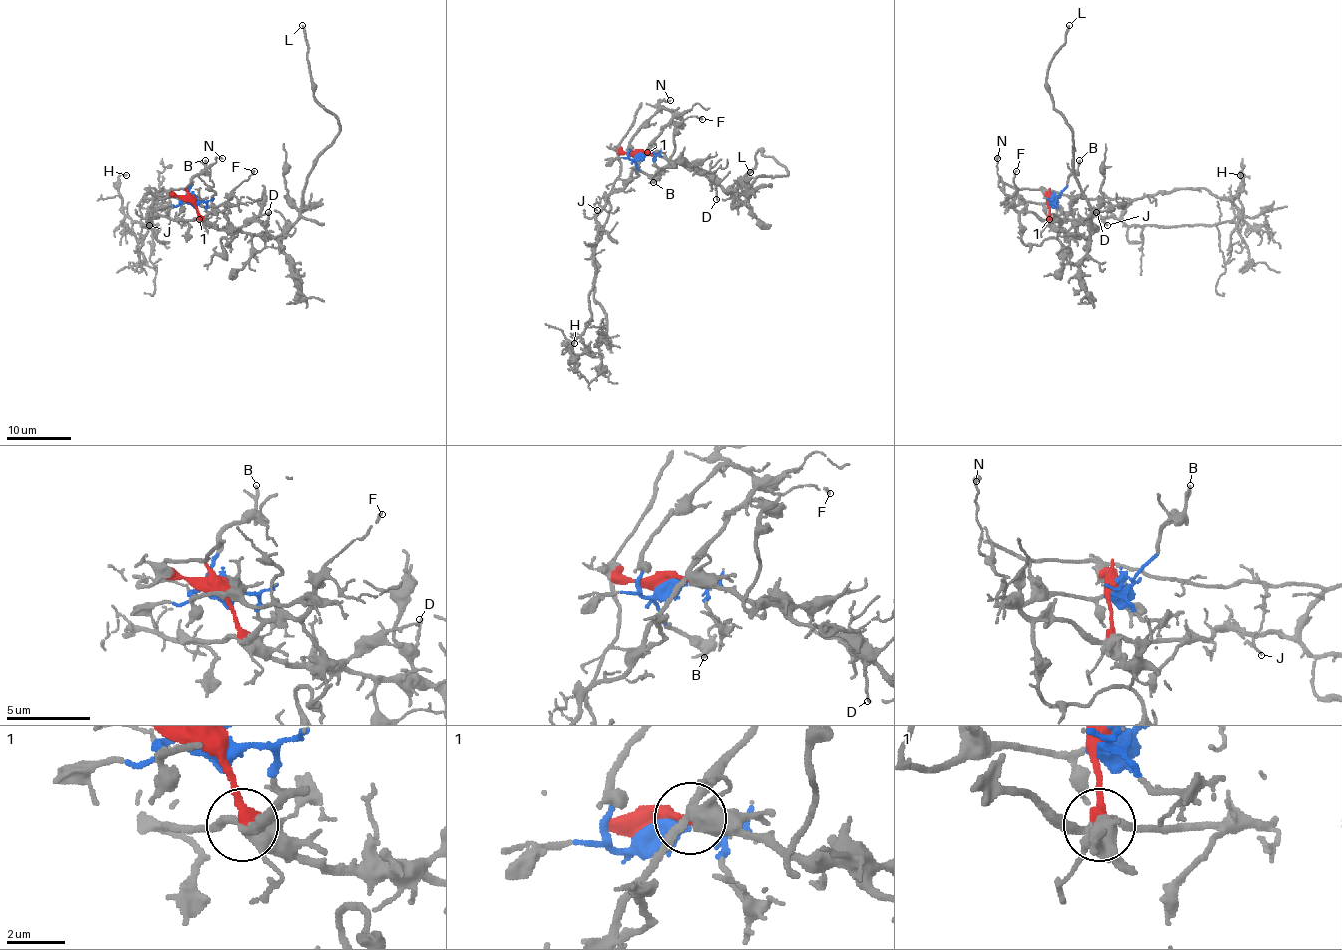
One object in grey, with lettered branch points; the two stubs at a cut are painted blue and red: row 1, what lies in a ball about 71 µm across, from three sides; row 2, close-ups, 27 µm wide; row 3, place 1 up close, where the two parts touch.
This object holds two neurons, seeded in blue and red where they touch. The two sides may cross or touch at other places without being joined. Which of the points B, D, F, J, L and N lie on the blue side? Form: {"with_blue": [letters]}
{"with_blue": ["B", "F", "J", "N"]}

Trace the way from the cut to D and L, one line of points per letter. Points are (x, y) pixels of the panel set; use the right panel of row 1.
D: (1051, 198), (1048, 221), (1068, 234), (1076, 234), (1097, 211)
L: (1051, 198), (1048, 221), (1085, 237), (1089, 200), (1074, 171), (1073, 133), (1047, 83), (1048, 64), (1069, 25)

